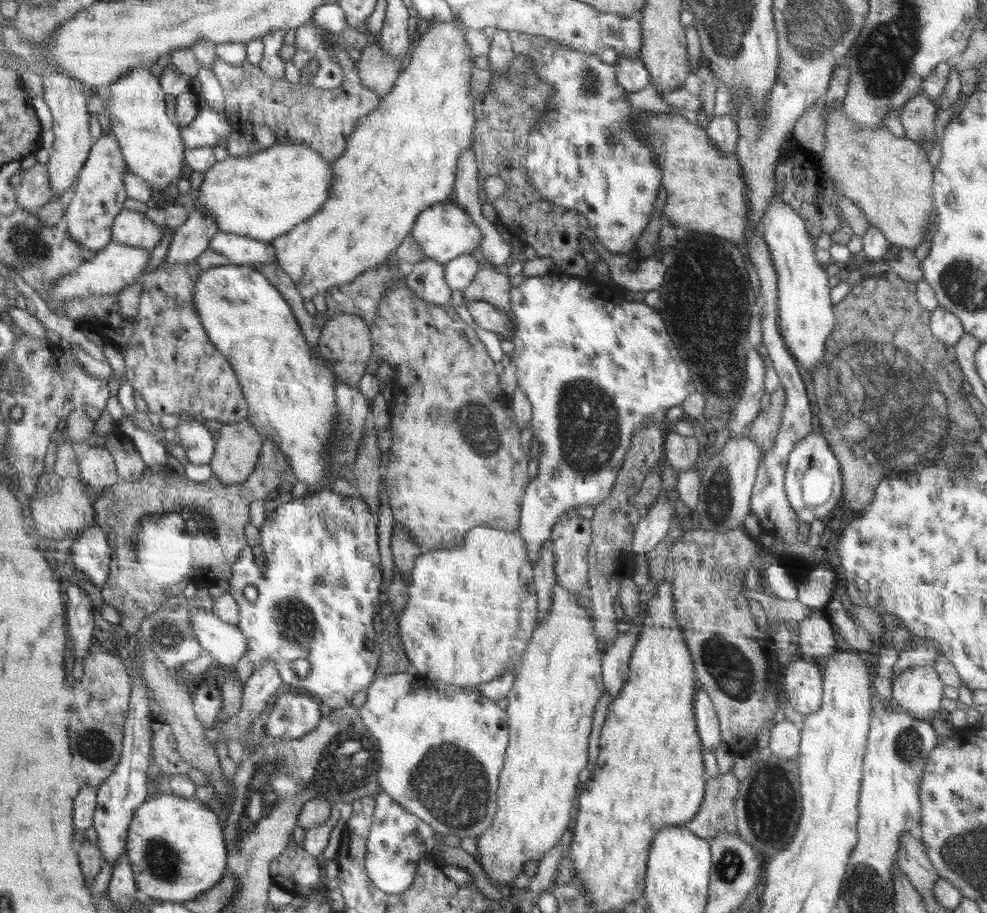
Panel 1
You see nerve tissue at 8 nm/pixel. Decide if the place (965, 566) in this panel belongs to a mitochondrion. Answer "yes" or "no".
no

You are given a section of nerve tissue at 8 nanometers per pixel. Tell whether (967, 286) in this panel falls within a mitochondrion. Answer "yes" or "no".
yes

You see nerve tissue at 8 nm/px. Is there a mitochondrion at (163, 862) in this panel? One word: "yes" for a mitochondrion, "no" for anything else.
yes

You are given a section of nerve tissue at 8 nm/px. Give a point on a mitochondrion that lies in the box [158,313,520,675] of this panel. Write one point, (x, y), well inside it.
(460, 419)

